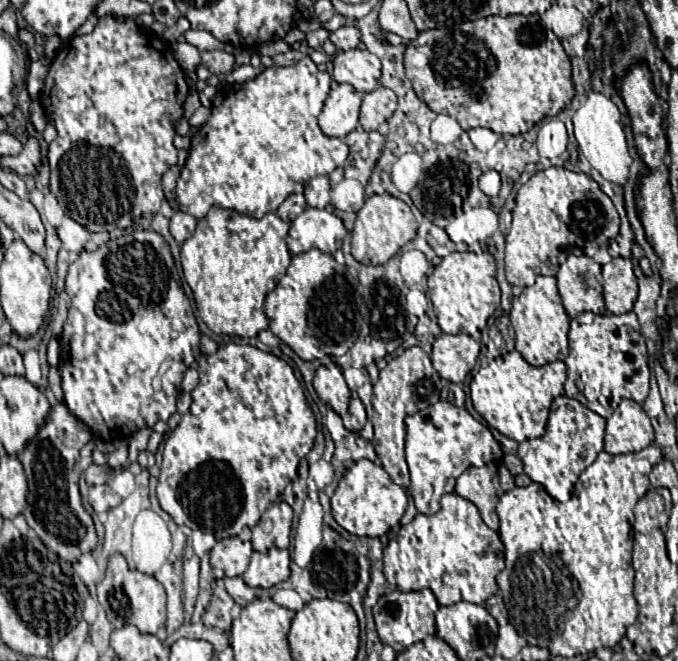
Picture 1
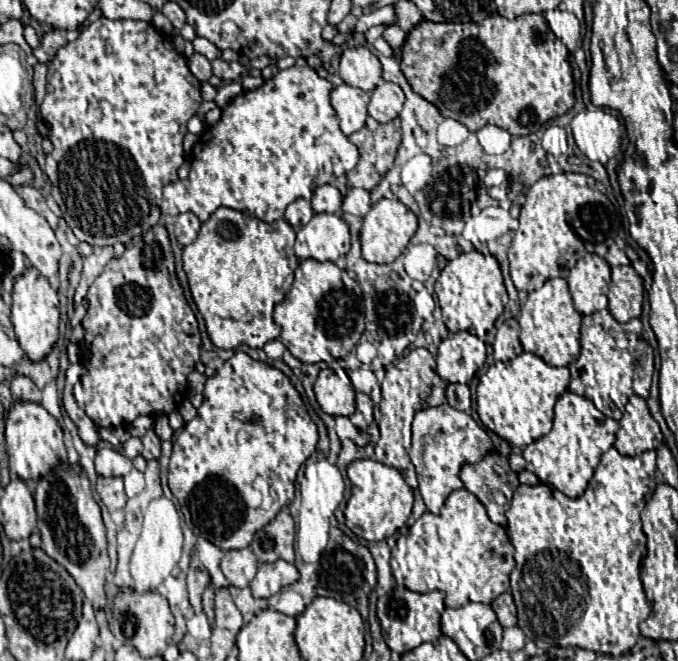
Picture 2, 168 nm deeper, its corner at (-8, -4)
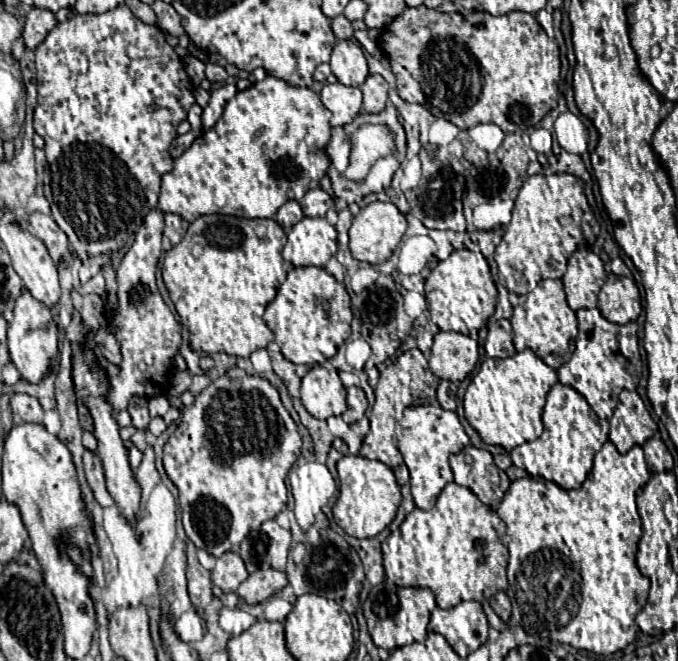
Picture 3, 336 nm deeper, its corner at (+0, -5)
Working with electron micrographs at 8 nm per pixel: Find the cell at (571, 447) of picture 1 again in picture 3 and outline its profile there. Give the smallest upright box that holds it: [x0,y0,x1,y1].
[511,385,609,489]

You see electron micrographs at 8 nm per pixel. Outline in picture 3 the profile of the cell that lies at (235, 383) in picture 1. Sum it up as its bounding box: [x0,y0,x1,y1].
[163,367,301,557]

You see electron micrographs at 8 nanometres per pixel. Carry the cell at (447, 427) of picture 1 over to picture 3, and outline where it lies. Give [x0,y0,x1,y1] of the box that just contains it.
[399,405,471,511]

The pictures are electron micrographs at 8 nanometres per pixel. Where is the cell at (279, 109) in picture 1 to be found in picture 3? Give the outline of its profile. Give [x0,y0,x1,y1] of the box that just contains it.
[159,75,331,221]

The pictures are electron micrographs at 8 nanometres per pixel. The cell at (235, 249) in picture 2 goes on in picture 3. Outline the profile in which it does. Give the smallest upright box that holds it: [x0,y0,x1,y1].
[163,215,291,357]

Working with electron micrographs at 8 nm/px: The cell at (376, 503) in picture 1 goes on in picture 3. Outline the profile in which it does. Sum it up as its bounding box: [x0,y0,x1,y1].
[333,455,401,539]

